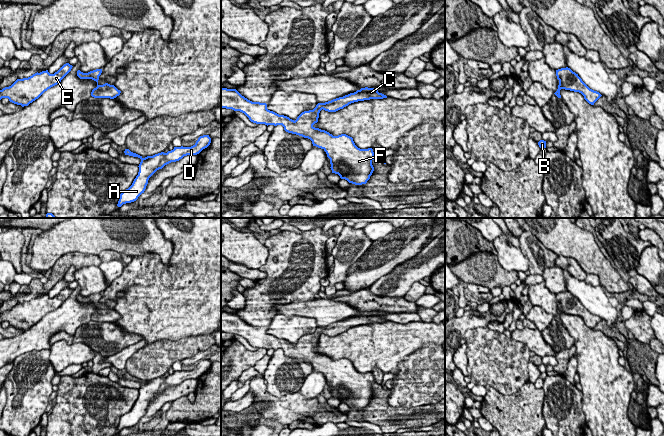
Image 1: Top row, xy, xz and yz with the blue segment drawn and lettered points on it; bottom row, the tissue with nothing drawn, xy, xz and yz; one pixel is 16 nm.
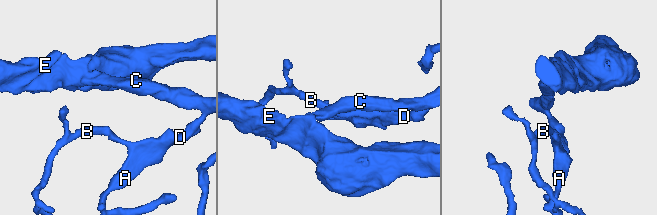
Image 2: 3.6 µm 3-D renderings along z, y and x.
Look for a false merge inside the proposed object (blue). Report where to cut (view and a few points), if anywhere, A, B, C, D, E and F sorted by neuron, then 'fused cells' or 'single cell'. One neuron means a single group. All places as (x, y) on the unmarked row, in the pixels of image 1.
cut none; groups A B C D E F; single cell

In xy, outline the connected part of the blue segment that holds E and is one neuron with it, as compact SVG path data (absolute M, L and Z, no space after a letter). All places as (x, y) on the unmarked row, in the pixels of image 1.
M66 287L54 298L50 298L46 294L37 296L28 302L17 303L11 310L0 314L0 324L8 322L14 328L22 331L28 330L45 315L60 307L72 291L72 289Z

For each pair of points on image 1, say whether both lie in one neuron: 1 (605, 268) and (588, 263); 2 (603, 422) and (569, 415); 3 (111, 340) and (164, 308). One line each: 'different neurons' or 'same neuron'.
1: same neuron
2: different neurons
3: different neurons

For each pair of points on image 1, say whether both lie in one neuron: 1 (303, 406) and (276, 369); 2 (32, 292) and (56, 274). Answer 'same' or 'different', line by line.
1: different
2: different

